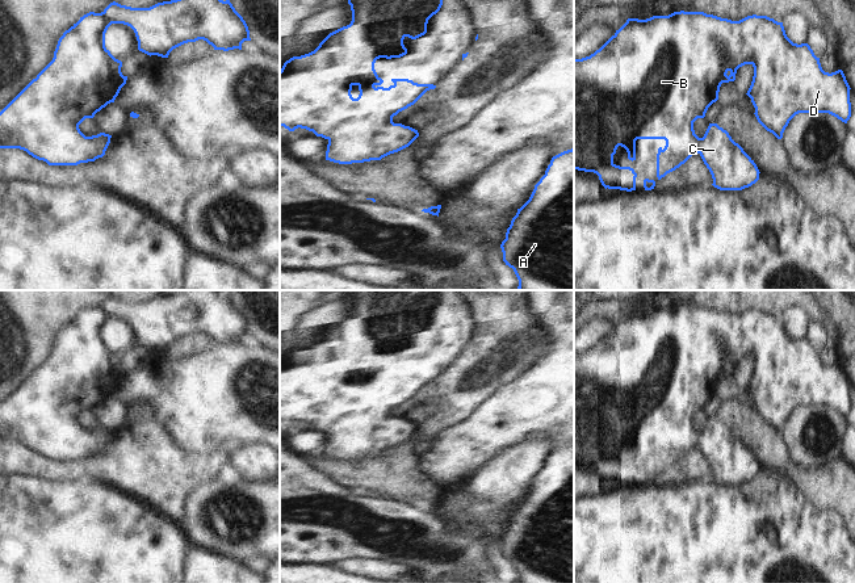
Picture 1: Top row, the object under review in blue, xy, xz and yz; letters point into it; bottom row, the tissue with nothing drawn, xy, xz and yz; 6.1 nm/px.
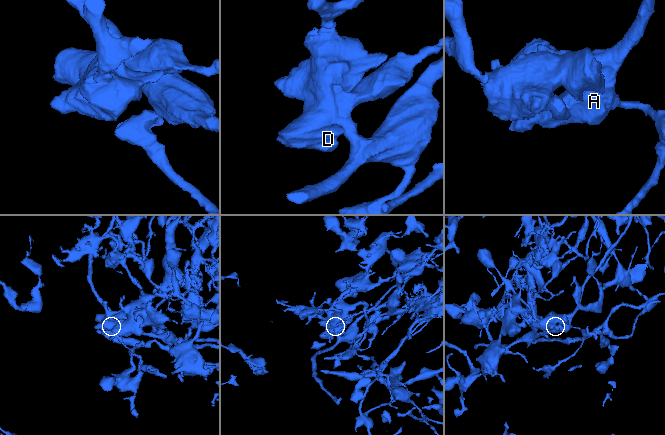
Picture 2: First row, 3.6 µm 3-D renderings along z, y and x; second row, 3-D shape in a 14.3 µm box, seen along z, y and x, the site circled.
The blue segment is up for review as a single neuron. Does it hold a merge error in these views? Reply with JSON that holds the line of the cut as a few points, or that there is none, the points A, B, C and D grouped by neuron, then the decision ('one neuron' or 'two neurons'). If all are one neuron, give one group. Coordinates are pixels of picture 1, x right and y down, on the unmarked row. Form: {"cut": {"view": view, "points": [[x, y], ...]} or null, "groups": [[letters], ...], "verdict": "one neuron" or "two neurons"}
{"cut": null, "groups": [["A", "B", "C", "D"]], "verdict": "one neuron"}

